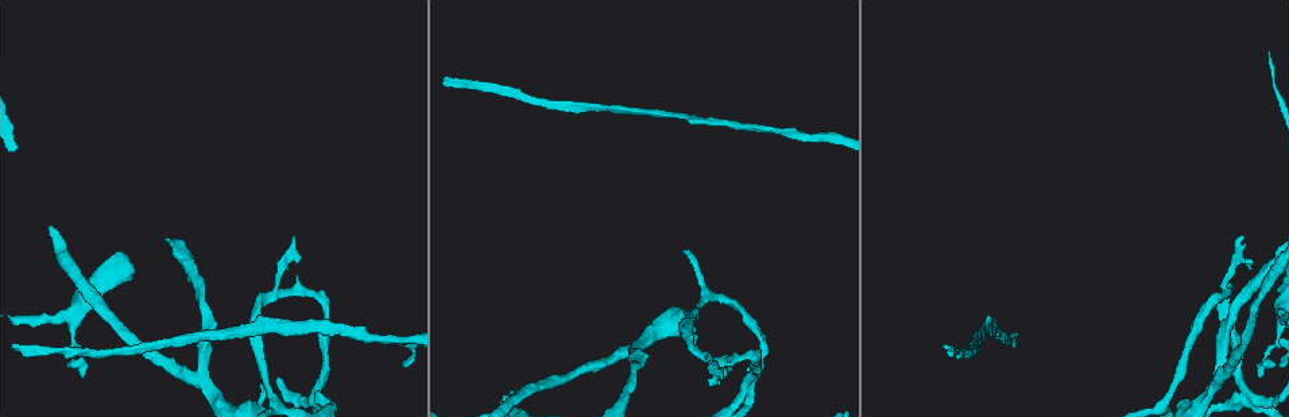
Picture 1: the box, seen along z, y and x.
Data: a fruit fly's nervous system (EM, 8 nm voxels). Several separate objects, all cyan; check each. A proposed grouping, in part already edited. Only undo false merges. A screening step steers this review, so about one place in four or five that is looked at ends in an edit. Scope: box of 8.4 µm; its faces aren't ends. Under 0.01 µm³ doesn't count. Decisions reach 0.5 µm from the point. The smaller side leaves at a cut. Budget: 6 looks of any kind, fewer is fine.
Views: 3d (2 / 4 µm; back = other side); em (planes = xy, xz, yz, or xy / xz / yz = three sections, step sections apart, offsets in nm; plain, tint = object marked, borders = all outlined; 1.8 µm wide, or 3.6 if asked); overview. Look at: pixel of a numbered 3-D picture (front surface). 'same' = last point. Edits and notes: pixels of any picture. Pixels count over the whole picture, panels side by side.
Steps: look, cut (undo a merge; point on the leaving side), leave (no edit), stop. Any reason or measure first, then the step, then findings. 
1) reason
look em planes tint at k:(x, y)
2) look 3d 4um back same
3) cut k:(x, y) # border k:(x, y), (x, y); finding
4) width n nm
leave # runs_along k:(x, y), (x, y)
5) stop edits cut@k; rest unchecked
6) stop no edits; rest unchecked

a narrow waist
look em planes plain at 1:(956, 352)

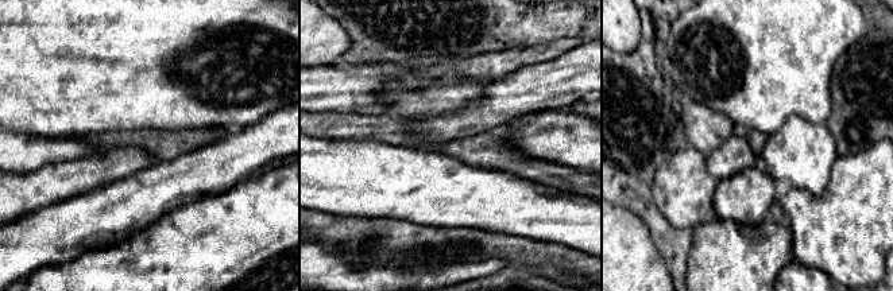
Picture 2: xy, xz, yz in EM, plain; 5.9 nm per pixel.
look em planes tint same

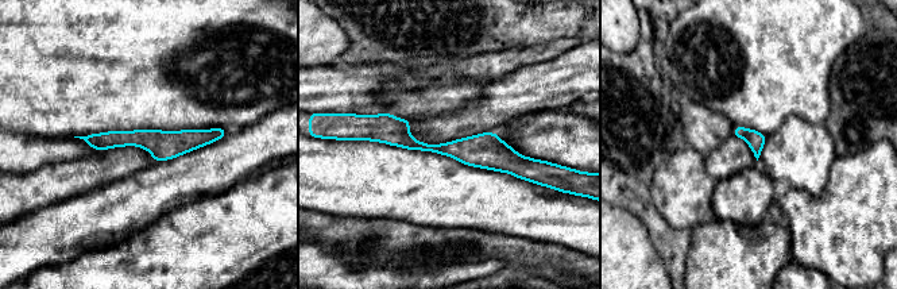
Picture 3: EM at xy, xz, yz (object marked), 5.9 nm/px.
leave # runs_along 3:(370, 130), (528, 165); continuous, no second cell

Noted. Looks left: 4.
touches itself
look em planes tint at 1:(1225, 315)

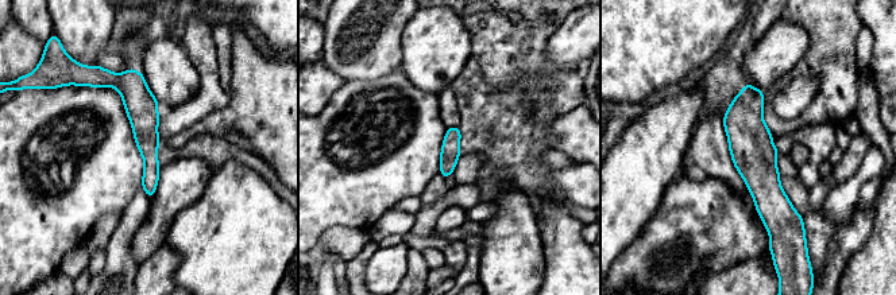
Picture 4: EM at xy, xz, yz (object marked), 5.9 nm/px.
leave # runs_along 4:(748, 88), (772, 228); one cell here

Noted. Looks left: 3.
four-way junction
look em planes tint at 1:(749, 378)

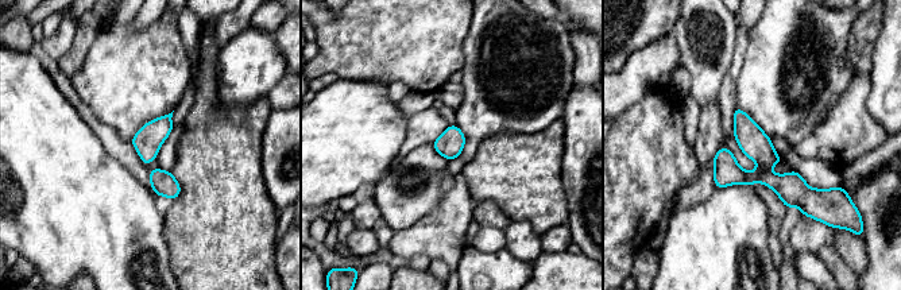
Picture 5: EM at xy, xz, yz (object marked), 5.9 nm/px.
width 160 nm
leave # runs_along 5:(738, 112), (765, 170), (816, 193); one cell here

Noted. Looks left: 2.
stop no edits; rest unchecked

